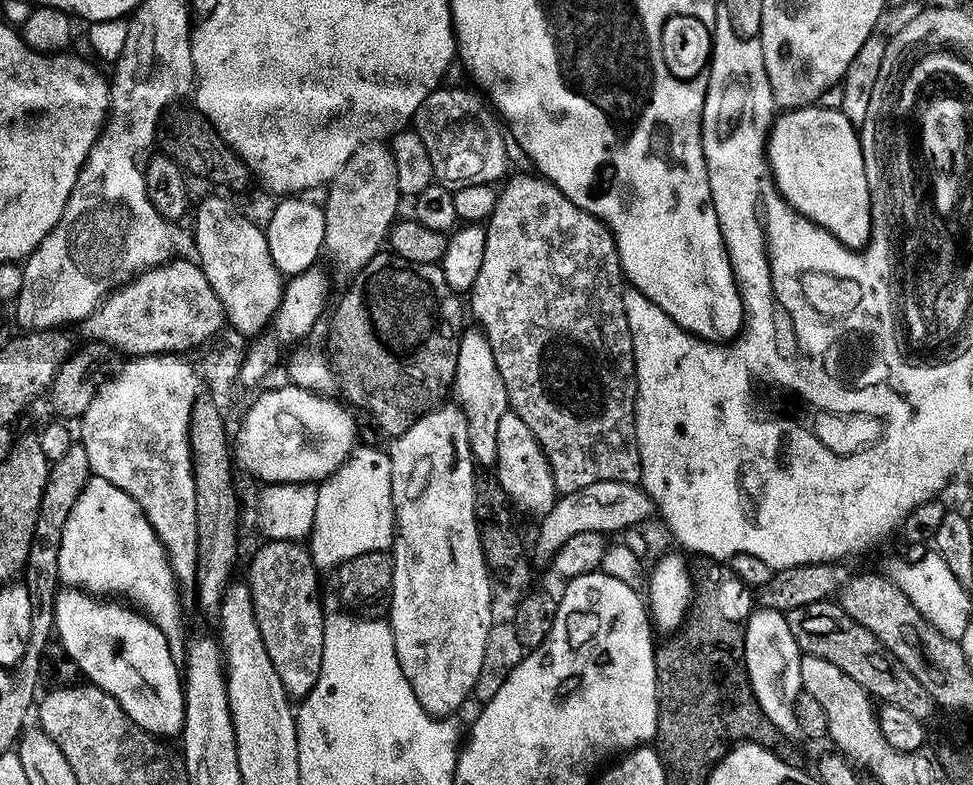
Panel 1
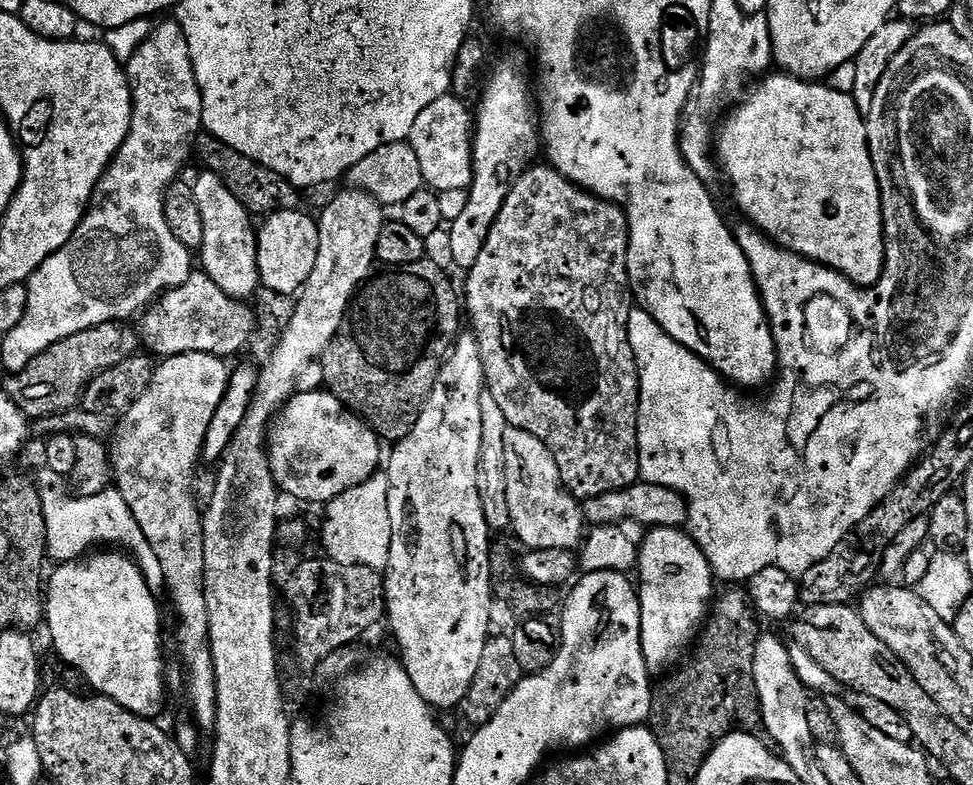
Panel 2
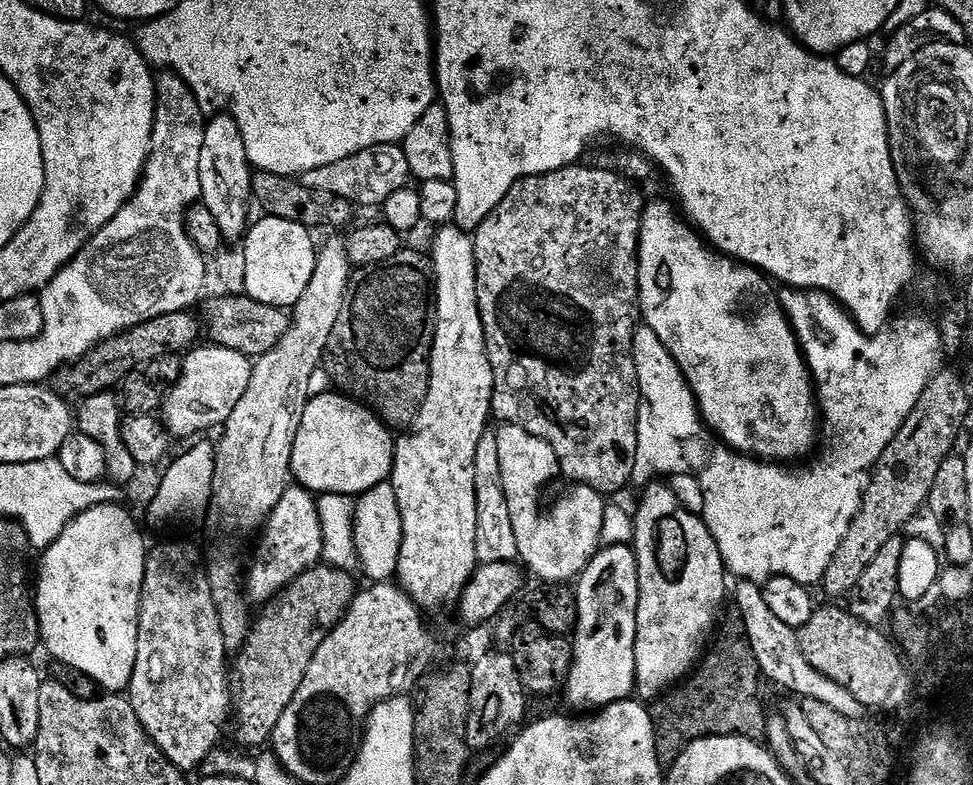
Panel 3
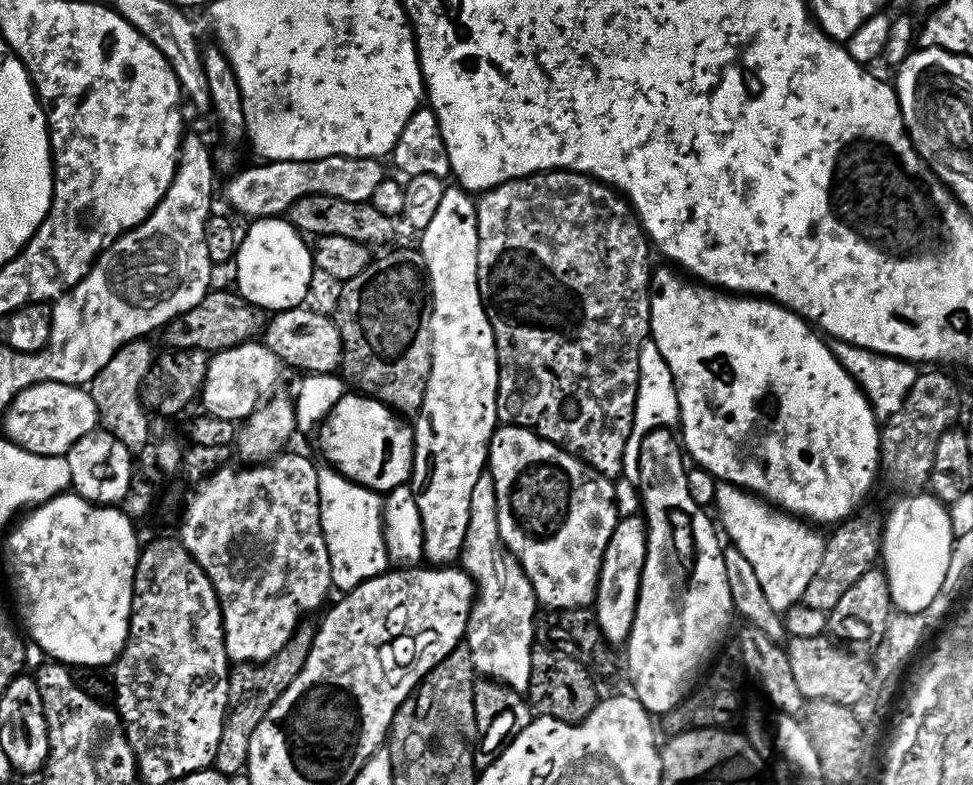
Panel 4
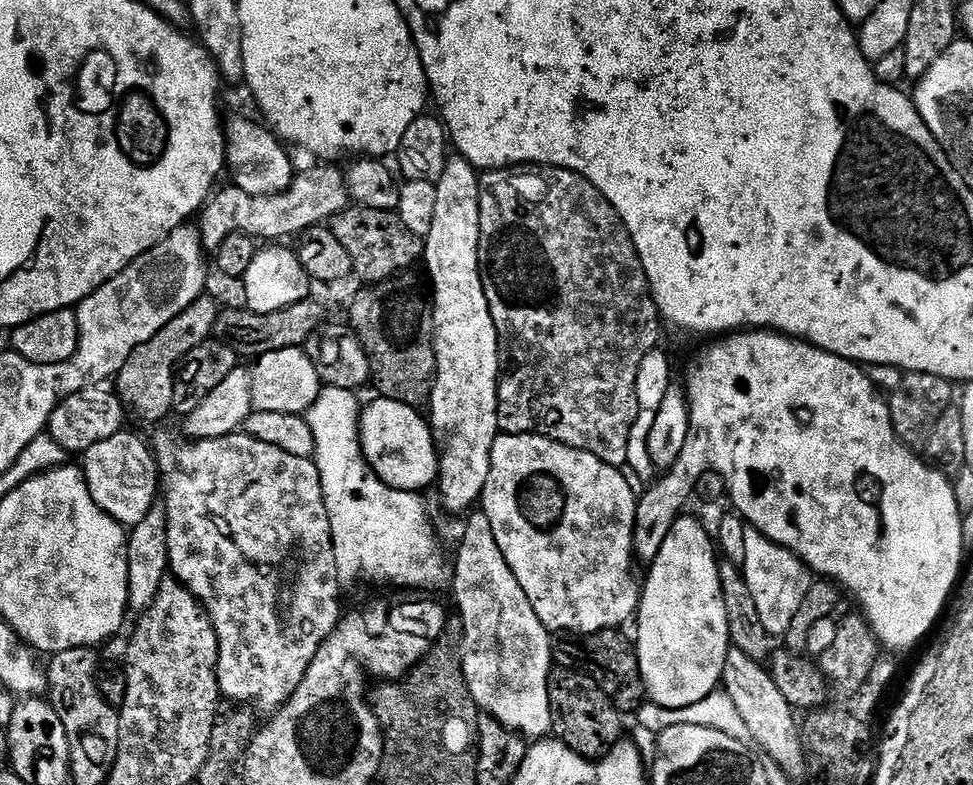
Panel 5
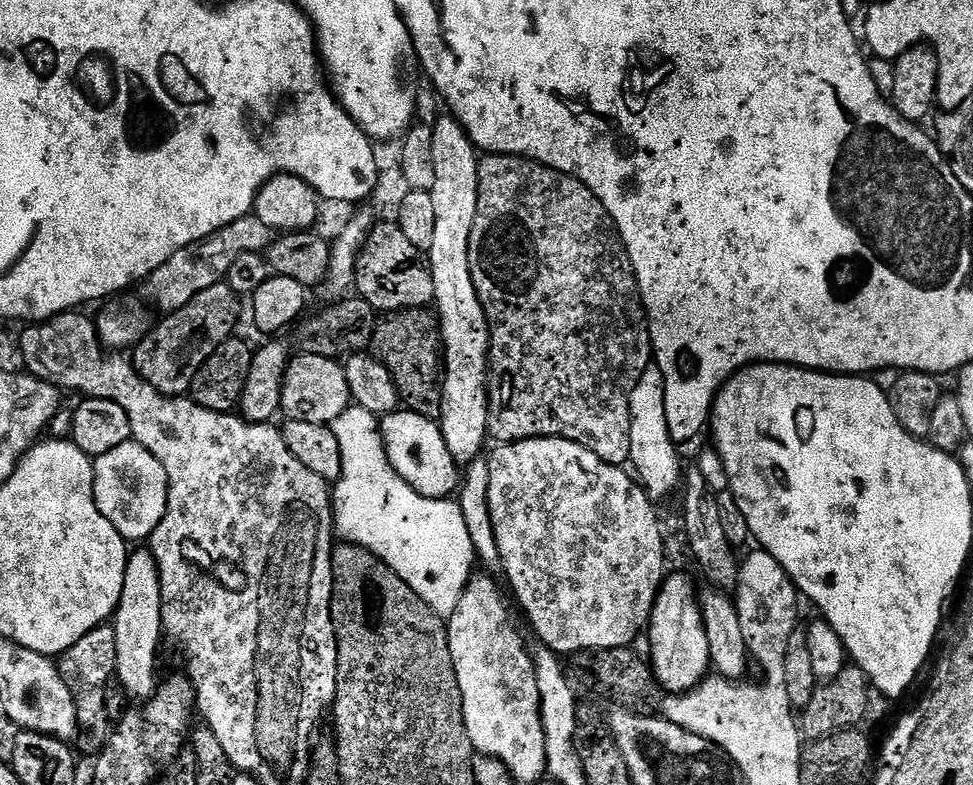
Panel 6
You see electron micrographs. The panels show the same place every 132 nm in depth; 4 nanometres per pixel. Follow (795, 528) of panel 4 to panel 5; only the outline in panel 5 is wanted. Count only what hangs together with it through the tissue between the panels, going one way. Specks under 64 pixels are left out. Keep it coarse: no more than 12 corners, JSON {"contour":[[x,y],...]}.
{"contour":[[745,530],[754,615],[782,638],[814,582],[790,550]]}

